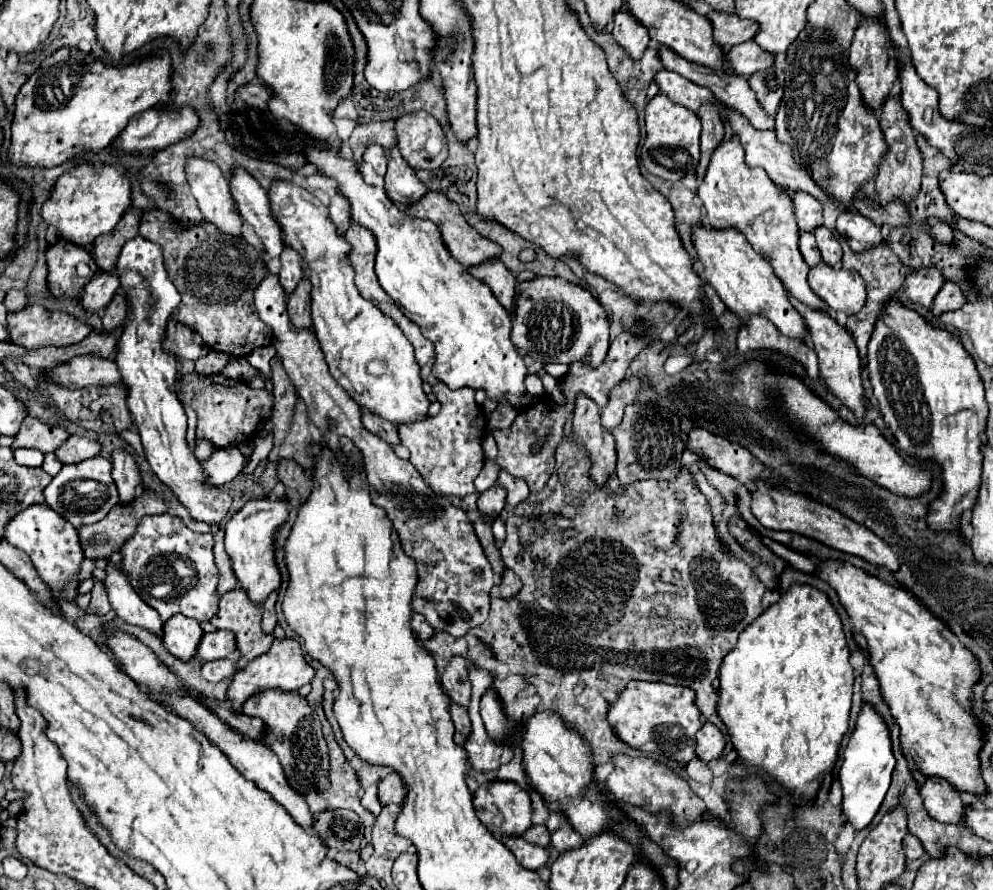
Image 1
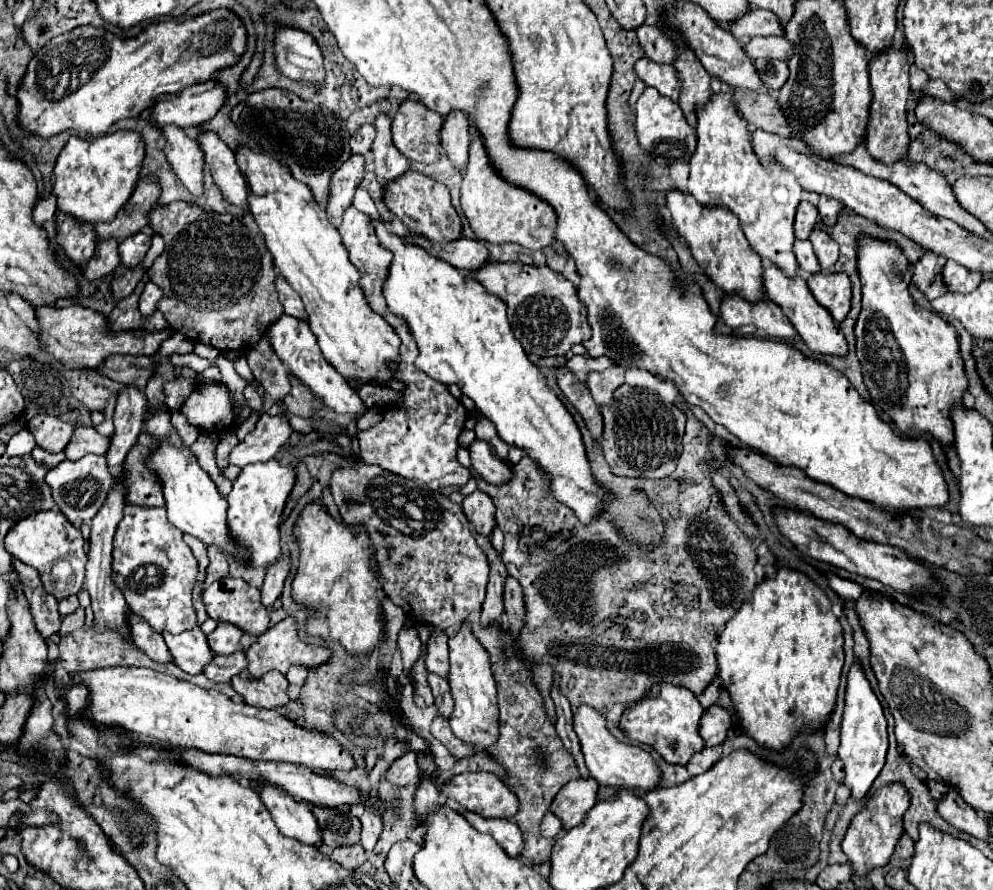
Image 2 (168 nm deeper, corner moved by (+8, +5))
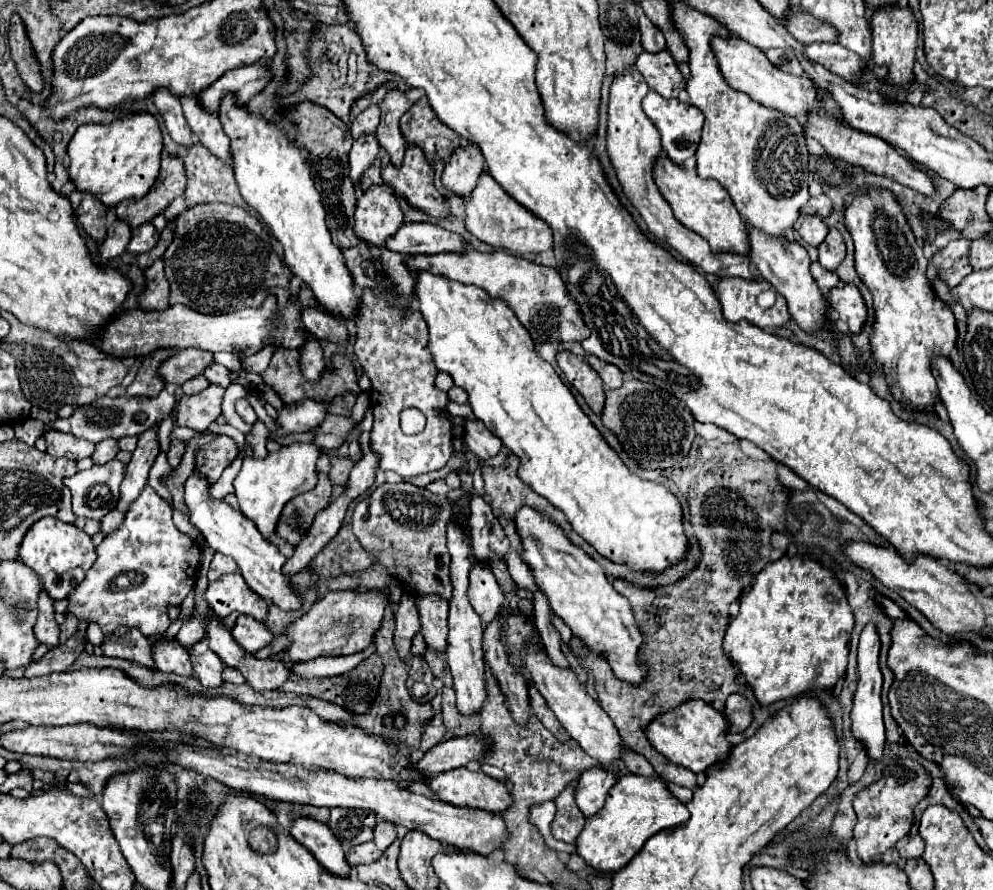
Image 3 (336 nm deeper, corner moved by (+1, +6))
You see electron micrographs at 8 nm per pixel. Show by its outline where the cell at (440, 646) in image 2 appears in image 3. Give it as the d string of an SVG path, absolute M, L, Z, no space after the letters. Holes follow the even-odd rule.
M417 598L417 608L421 614L421 634L429 648L435 652L447 650L447 608L449 602L443 598Z

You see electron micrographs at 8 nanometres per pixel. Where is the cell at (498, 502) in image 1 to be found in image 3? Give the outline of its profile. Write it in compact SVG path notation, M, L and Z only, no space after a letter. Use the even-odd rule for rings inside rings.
M473 496L469 502L471 514L467 520L467 526L471 530L471 546L473 546L473 558L477 562L489 562L491 550L499 554L499 558L507 558L509 540L503 532L503 526L499 518L493 514L491 506L481 498Z

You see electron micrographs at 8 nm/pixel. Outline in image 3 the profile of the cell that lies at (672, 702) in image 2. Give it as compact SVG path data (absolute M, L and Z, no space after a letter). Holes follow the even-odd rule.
M687 700L675 706L675 710L657 714L649 722L649 726L645 726L645 732L655 750L659 750L671 762L697 774L697 772L705 772L711 764L719 762L723 756L729 756L731 744L725 738L725 728L727 728L727 720L711 704L703 700Z

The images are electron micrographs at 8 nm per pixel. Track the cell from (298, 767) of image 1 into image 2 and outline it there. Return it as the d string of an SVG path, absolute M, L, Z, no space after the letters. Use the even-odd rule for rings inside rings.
M244 669L242 675L232 677L232 687L242 699L250 705L264 707L264 709L276 709L288 703L288 681L286 675L280 675L278 671L270 671L268 675L262 675L260 679L252 679L248 671Z

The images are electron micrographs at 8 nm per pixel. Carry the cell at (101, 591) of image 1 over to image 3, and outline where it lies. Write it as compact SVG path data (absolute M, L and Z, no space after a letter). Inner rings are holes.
M67 614L65 624L61 624L61 642L67 642L77 632L77 616Z

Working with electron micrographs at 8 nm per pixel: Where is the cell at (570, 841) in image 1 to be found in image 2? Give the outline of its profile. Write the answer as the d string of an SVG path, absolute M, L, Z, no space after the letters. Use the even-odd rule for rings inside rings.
M592 777L570 781L556 795L550 811L562 821L564 829L568 831L584 821L586 813L598 801L598 789L600 785Z

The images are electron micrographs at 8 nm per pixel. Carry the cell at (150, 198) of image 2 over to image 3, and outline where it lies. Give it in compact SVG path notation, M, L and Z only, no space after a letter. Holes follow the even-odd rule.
M165 154L161 160L161 170L155 186L141 200L119 202L117 218L127 222L131 228L139 228L145 222L151 222L157 214L161 214L177 196L185 190L185 170L183 162L177 156Z

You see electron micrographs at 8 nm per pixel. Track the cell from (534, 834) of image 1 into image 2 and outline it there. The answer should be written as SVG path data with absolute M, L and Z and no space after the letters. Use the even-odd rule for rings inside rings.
M550 811L544 815L542 819L542 825L540 825L540 831L544 837L556 837L562 827L560 827L560 821L556 821L556 815L550 815Z

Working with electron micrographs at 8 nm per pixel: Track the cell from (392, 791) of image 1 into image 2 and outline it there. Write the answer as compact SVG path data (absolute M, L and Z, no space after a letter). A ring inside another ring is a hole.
M408 751L404 757L400 757L398 761L392 763L392 767L386 773L388 781L402 787L402 785L410 785L412 781L416 783L420 779L420 767L418 767L418 753L416 751Z

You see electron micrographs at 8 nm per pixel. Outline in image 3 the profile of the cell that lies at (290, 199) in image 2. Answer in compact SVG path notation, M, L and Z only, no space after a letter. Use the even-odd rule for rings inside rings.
M197 96L181 98L181 104L197 142L201 142L213 156L217 156L225 164L231 164L233 152L231 166L241 196L251 208L259 212L261 220L271 228L273 236L283 244L285 264L289 266L291 274L301 278L301 282L311 288L319 306L339 324L355 322L361 312L361 302L353 292L353 278L349 274L345 258L333 244L329 228L325 224L325 208L305 164L307 152L293 146L281 130L269 126L261 116L249 114L243 106L237 106L231 96L221 102L219 116L203 112Z

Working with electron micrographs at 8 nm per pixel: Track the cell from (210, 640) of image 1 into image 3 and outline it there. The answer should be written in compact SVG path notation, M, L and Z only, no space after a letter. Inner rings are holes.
M239 616L235 626L231 628L235 642L249 654L261 650L273 640L273 634L267 630L265 622L259 622L251 616Z

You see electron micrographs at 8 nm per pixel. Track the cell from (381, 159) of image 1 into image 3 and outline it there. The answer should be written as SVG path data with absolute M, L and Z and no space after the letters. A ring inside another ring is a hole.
M369 106L351 124L351 136L353 136L353 140L359 140L365 134L375 134L377 124L379 124L379 106Z

